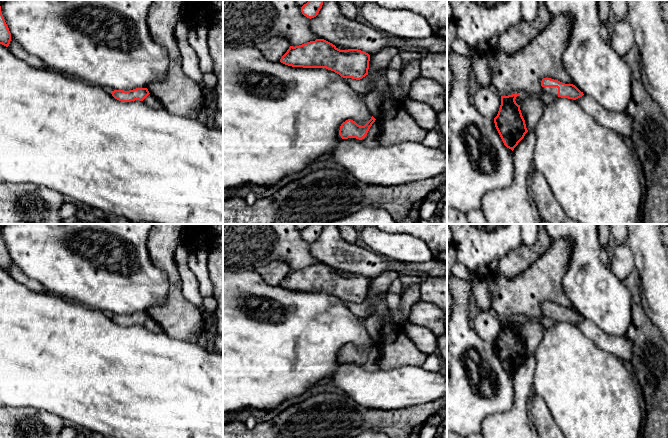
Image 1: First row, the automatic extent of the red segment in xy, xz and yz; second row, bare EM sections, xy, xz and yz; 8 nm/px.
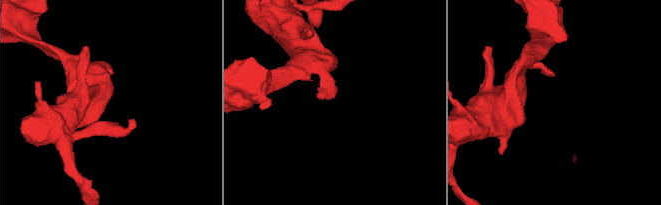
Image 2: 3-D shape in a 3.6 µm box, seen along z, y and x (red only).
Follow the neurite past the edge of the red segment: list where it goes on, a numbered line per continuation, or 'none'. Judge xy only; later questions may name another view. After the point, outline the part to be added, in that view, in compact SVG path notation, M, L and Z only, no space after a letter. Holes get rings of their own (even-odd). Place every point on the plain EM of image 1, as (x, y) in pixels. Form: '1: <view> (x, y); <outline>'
none

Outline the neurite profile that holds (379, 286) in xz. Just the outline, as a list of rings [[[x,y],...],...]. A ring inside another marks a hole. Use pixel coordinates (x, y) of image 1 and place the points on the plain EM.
[[[389,270],[381,273],[378,277],[370,280],[368,299],[385,295],[393,281],[399,278],[399,273],[395,270]]]

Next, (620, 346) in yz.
[[[583,319],[575,325],[602,350],[613,354],[620,360],[631,360],[633,346],[627,336],[609,335],[600,329],[595,323],[586,319]]]

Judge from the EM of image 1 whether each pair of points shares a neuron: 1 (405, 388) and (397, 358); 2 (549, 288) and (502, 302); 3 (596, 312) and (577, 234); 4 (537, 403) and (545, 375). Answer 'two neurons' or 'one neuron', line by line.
1: two neurons
2: one neuron
3: one neuron
4: two neurons

